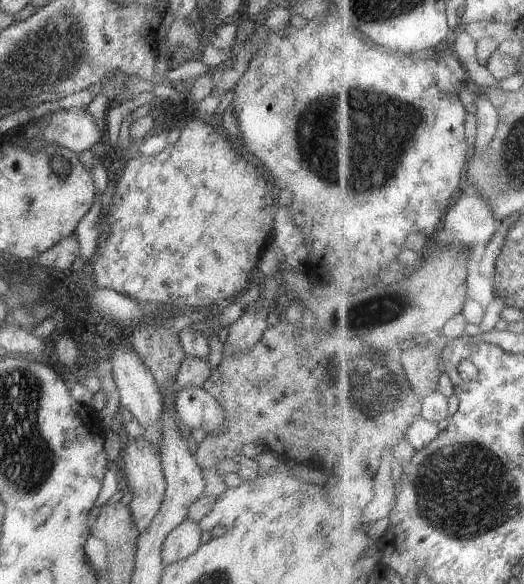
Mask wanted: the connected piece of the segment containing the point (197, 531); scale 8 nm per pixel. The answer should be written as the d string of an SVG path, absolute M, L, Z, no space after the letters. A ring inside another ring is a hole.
M186 519L176 526L164 540L161 556L164 565L169 565L192 556L200 548L200 536L203 530L199 523Z

